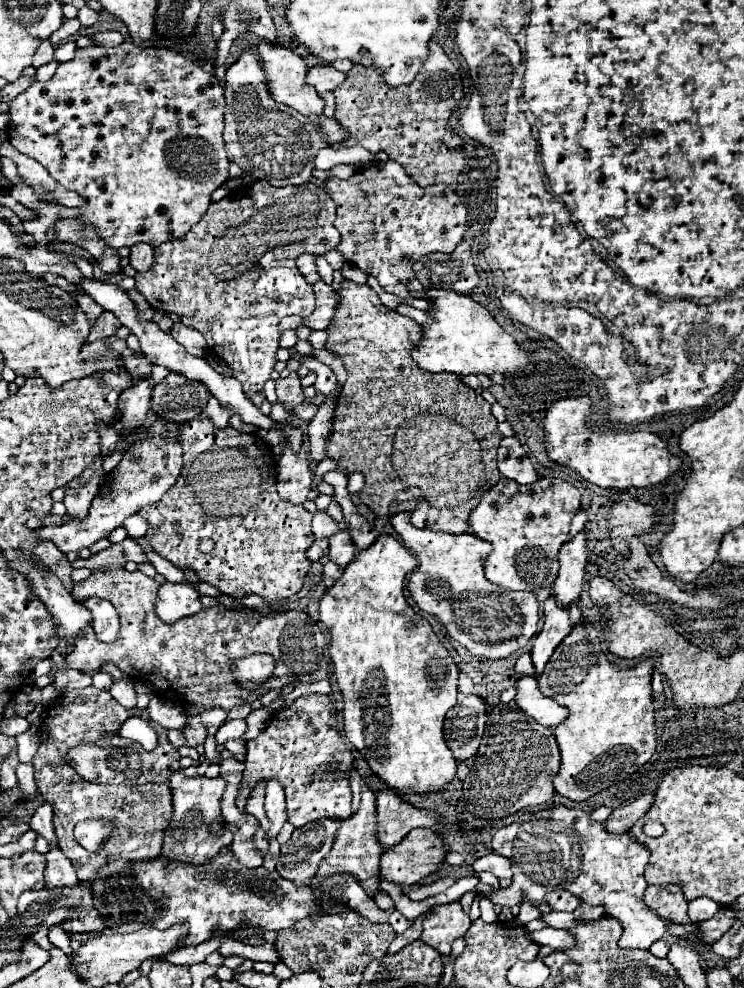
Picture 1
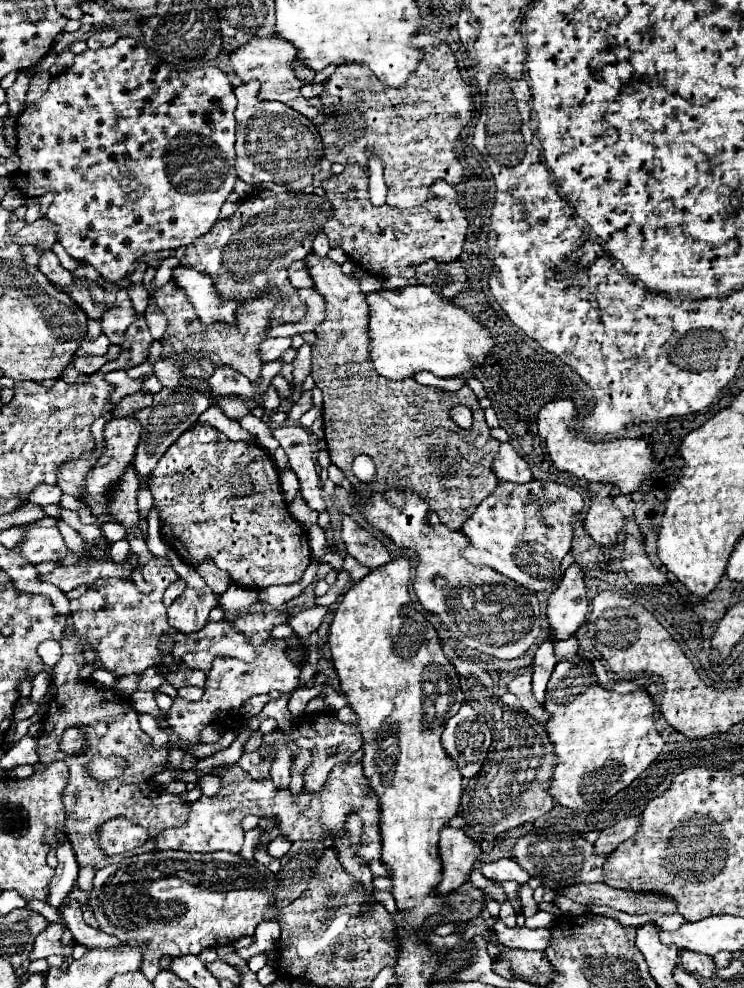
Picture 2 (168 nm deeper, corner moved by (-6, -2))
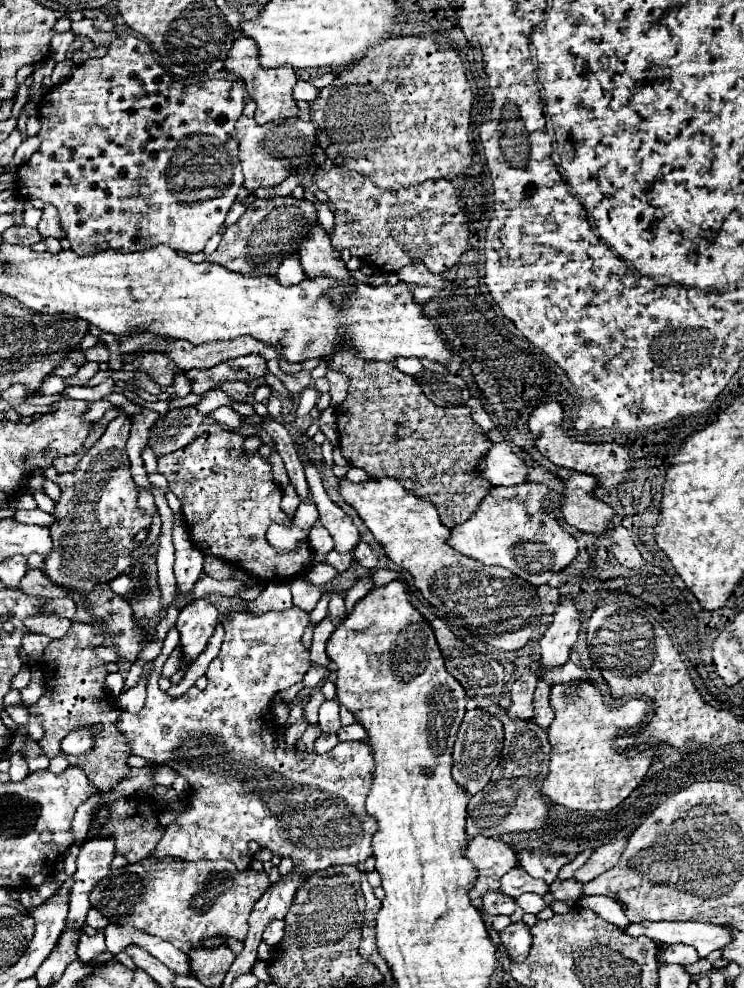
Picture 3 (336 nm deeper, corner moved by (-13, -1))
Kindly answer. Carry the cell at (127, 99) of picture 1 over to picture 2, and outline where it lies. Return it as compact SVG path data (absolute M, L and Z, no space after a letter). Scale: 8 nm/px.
M118 38L118 42L110 48L98 48L90 50L86 48L82 54L76 56L76 62L66 72L54 76L48 90L42 94L40 100L24 108L16 118L16 154L20 156L20 174L24 174L24 188L22 192L26 196L42 196L48 190L54 190L54 202L48 208L48 220L58 226L58 242L62 242L64 250L76 258L92 264L100 274L104 274L106 280L118 282L124 278L130 270L130 266L144 254L158 252L158 250L174 250L178 246L192 244L198 236L206 234L212 224L220 218L220 208L228 194L234 190L236 182L236 170L234 170L234 108L236 108L236 96L232 90L232 84L228 76L214 66L198 68L180 72L170 68L166 62L156 62L144 46L140 46L134 38Z

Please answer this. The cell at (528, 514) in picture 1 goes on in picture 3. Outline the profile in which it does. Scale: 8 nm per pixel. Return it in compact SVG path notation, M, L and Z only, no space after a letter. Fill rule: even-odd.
M539 483L493 487L487 497L483 497L477 513L473 513L463 525L451 529L447 543L485 565L505 567L529 583L549 583L553 573L565 569L577 557L577 541L555 519L555 509L551 507L553 499L549 497L549 487ZM533 563L537 563L539 569L533 569Z

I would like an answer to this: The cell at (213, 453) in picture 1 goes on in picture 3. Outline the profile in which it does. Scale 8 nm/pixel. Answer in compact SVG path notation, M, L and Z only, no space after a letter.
M209 425L191 445L163 455L157 471L165 475L169 489L181 501L181 511L197 549L205 555L237 563L235 567L263 579L263 583L289 583L311 567L311 549L303 543L295 551L281 551L267 543L265 531L271 523L289 525L287 515L279 507L283 491L273 481L271 465L263 461L259 453L251 459L243 459L241 447L243 437L239 433Z

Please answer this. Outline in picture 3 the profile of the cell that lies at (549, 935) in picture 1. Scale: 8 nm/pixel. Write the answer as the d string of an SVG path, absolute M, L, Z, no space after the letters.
M519 921L519 923L511 923L501 935L499 935L503 947L507 949L511 961L525 961L527 953L531 949L531 931L529 927Z

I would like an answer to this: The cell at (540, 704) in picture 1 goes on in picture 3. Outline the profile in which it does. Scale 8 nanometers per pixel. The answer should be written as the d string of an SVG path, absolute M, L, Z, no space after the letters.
M539 671L521 675L513 687L511 687L511 705L507 709L507 717L511 721L523 721L533 717L533 691L537 687L537 675Z

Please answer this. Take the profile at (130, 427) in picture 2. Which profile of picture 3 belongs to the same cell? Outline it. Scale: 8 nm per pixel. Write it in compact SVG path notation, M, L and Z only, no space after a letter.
M127 415L111 421L103 437L81 457L75 471L57 473L55 479L61 487L61 497L55 501L51 513L55 517L49 527L53 549L45 557L43 573L51 583L79 593L79 599L85 599L97 585L133 573L133 551L141 547L141 543L135 543L135 535L151 525L151 517L137 505L137 485L129 471L125 451L129 429L131 421Z

